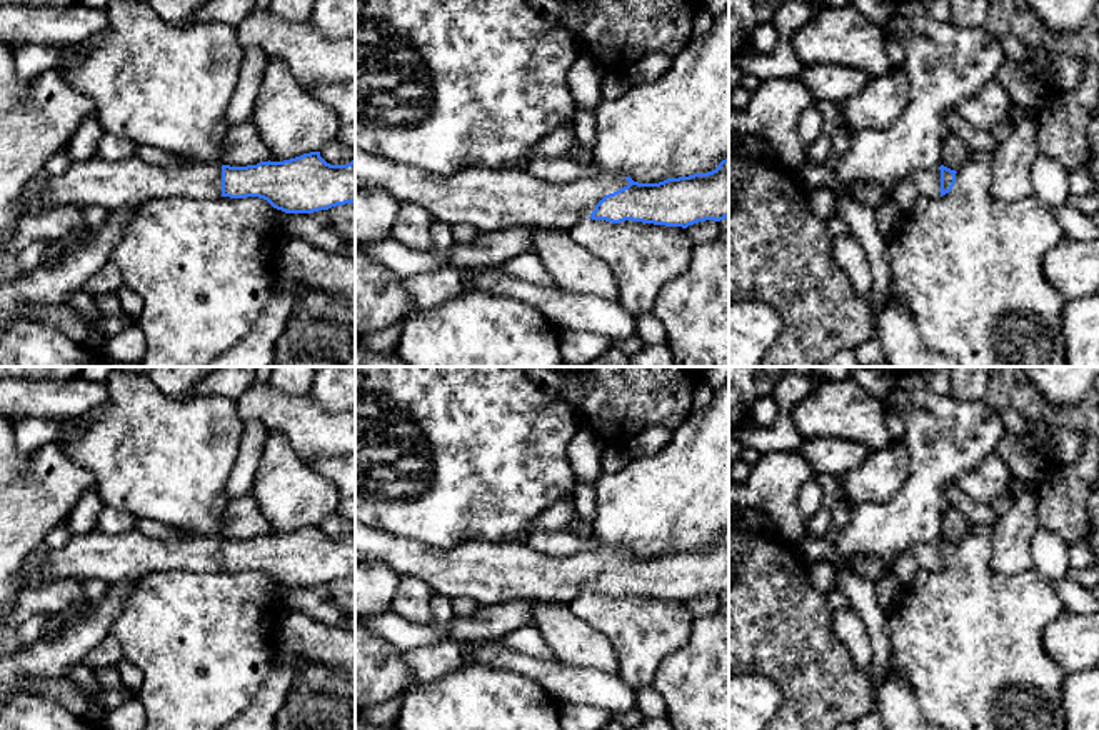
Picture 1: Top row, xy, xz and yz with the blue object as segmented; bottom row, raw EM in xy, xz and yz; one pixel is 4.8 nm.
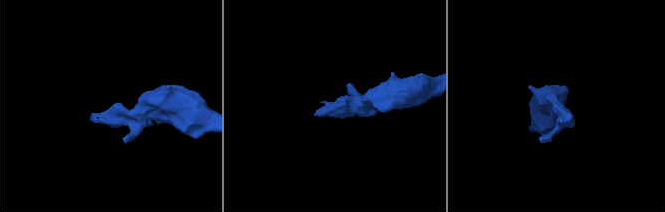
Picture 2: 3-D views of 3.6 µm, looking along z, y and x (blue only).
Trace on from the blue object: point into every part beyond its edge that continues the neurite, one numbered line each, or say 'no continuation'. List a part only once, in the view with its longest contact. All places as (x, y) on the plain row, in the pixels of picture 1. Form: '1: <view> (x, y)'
1: xz (491, 574)

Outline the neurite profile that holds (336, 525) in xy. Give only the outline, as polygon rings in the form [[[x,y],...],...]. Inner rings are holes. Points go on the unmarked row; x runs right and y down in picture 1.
[[[335,512],[320,523],[320,530],[330,538],[347,538],[355,532],[355,523]]]

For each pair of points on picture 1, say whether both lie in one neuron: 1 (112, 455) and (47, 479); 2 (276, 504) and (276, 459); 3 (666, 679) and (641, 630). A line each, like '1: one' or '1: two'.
1: two
2: one
3: two

